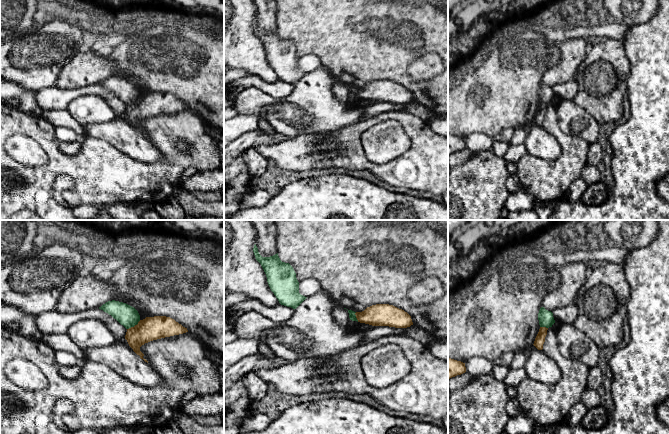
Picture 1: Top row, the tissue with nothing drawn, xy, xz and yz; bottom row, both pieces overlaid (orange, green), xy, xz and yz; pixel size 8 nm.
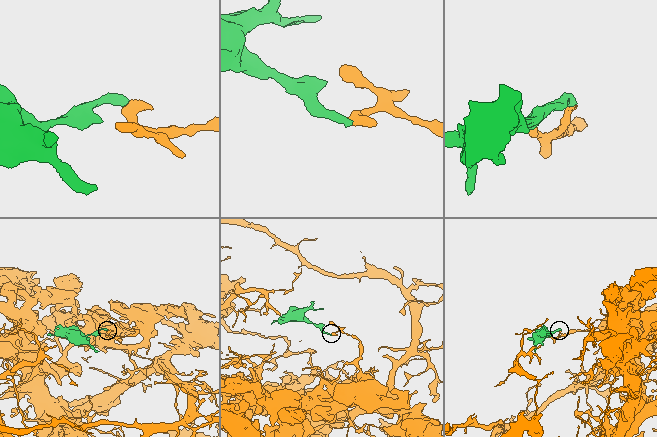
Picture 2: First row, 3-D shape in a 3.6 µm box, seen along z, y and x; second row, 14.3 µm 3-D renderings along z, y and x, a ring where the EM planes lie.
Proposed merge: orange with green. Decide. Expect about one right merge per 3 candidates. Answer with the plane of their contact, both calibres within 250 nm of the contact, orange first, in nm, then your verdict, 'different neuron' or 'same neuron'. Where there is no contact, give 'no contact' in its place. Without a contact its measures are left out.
xy | 190/170 nm | different neuron

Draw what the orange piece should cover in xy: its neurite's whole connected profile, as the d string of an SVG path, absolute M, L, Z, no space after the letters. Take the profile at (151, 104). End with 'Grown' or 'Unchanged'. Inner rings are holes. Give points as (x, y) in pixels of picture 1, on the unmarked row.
M154 92L146 93L145 95L140 96L134 103L127 105L125 115L127 116L129 122L133 125L133 127L137 131L139 131L141 135L148 139L148 137L143 134L144 130L140 127L140 123L142 121L153 116L179 111L186 108L188 108L187 104L183 103L174 95L166 92Z. Unchanged

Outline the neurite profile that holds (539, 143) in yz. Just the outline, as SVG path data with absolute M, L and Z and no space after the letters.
M534 121L526 126L527 136L524 145L527 154L543 159L555 159L560 154L560 146L556 138Z

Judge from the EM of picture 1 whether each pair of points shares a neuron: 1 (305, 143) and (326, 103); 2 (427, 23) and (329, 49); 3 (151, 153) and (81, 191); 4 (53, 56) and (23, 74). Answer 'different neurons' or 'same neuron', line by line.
1: different neurons
2: same neuron
3: different neurons
4: same neuron

